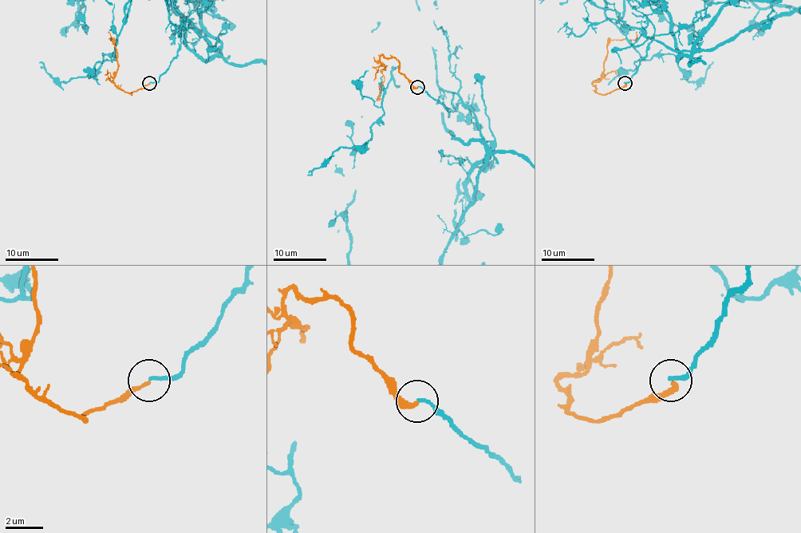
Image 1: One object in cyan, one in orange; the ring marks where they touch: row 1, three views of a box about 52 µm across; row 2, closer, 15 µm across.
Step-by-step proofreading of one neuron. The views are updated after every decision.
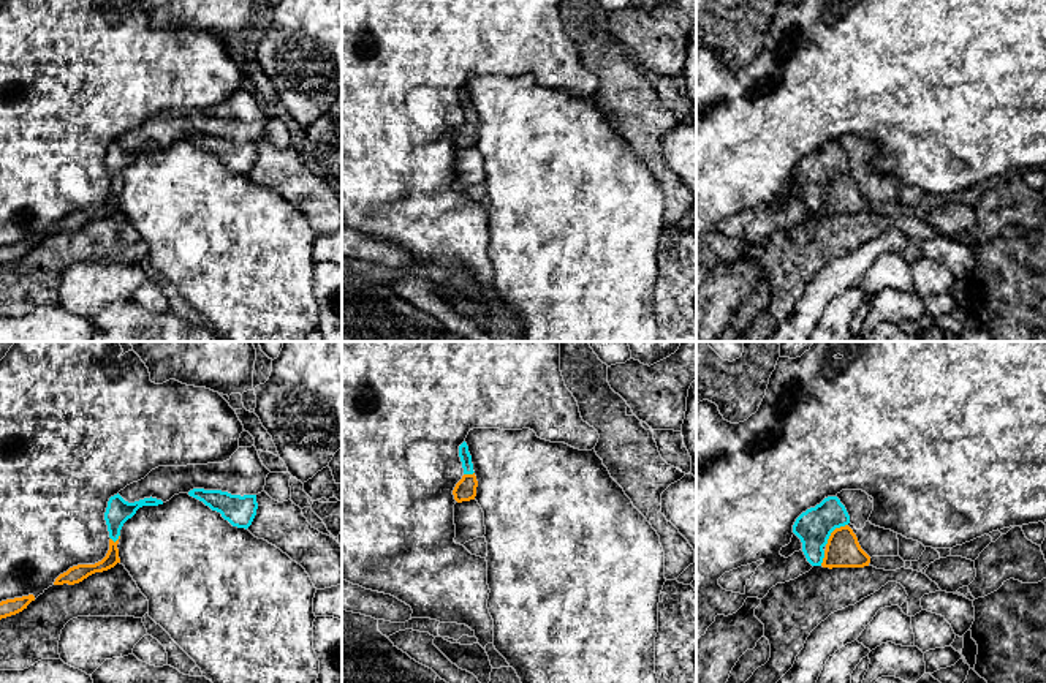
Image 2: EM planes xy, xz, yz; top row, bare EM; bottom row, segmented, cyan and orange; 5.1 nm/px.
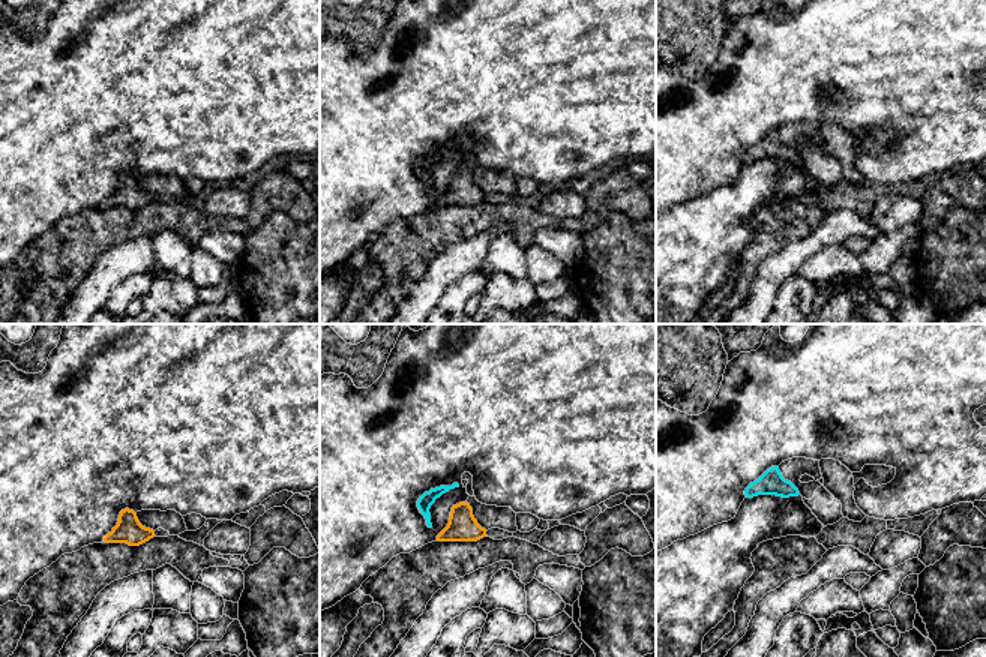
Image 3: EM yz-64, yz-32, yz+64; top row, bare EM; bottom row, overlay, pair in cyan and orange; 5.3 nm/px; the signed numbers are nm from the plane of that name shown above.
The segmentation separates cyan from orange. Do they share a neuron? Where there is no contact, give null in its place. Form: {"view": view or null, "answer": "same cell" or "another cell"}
{"view": "yz", "answer": "same cell"}

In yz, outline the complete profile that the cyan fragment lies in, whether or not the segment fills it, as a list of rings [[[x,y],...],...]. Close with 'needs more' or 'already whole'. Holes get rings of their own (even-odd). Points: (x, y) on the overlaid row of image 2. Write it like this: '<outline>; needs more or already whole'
[[[828,496],[796,519],[793,533],[801,539],[802,552],[812,566],[869,566],[870,557],[861,549],[848,523],[850,515],[840,500]]]; needs more

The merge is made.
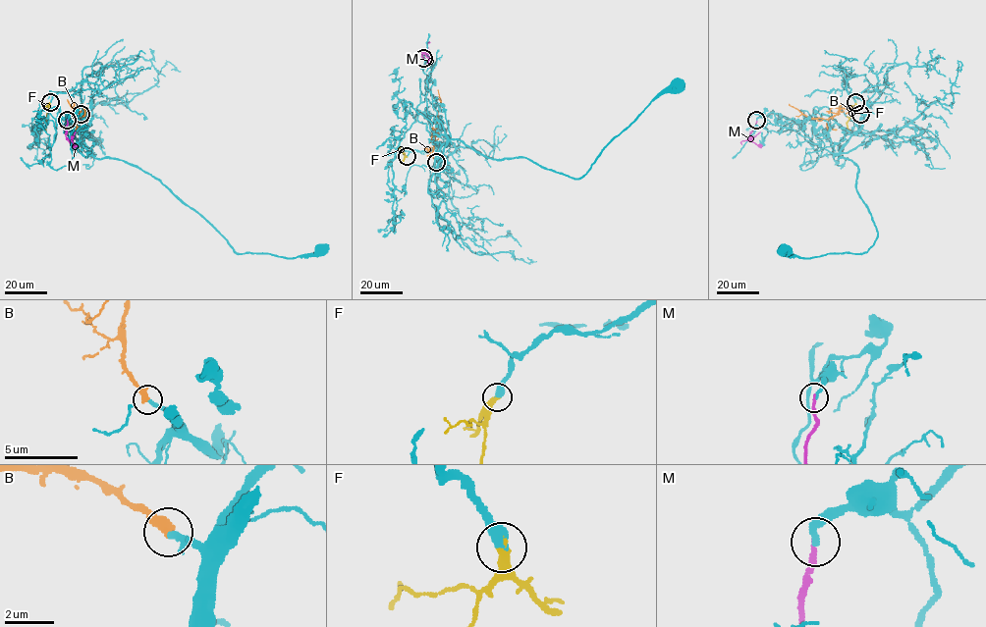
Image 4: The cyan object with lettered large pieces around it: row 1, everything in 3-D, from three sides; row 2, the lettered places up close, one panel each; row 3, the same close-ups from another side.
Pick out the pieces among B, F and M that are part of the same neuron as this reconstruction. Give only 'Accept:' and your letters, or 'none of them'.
Accept: B, F

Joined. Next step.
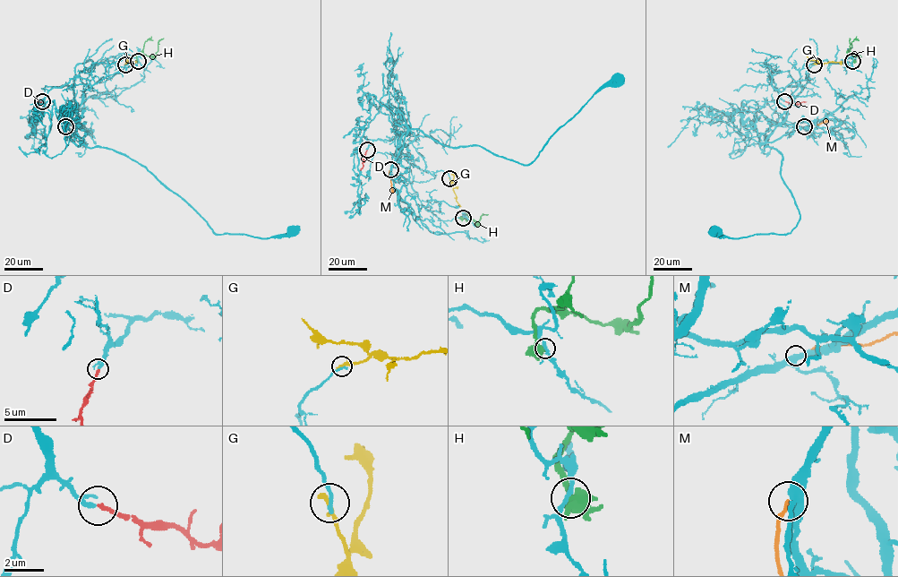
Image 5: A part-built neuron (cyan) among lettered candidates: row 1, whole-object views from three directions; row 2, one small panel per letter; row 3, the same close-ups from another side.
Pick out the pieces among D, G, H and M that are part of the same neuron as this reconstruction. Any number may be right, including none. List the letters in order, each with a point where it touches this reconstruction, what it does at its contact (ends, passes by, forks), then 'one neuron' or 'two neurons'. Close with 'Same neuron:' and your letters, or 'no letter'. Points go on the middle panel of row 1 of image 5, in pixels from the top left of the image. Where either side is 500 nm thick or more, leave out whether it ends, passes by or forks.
D: meets cyan at (367, 150); it ends there; one neuron
G: meets cyan at (449, 178); it ends there; two neurons
H: meets cyan at (463, 218); it ends there; two neurons
M: meets cyan at (390, 169); it ends there; two neurons
Same neuron: D

